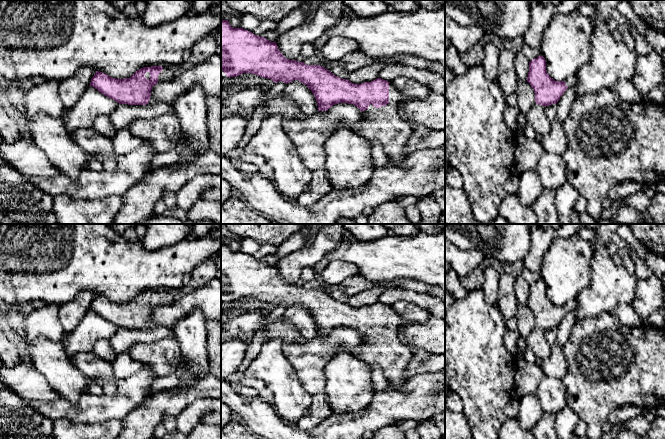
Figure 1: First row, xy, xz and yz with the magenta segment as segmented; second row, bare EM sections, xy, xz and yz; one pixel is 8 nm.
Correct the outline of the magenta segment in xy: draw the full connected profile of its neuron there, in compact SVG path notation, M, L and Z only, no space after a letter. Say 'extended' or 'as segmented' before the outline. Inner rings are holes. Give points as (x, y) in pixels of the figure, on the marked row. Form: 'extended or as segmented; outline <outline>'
extended; outline M169 66L143 67L125 79L112 78L97 71L89 86L119 104L146 105L150 100L152 87L158 82L171 81L174 77Z

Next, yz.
extended; outline M541 55L529 62L527 82L535 92L536 104L545 107L556 104L567 88L576 84L576 75L555 81L547 73L545 58Z

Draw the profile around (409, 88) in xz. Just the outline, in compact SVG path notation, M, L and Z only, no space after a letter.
M399 76L390 82L402 95L411 100L425 100L430 94L429 88L411 78Z

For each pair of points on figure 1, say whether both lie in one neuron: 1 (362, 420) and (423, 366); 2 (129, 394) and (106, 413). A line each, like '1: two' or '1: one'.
1: two
2: one

